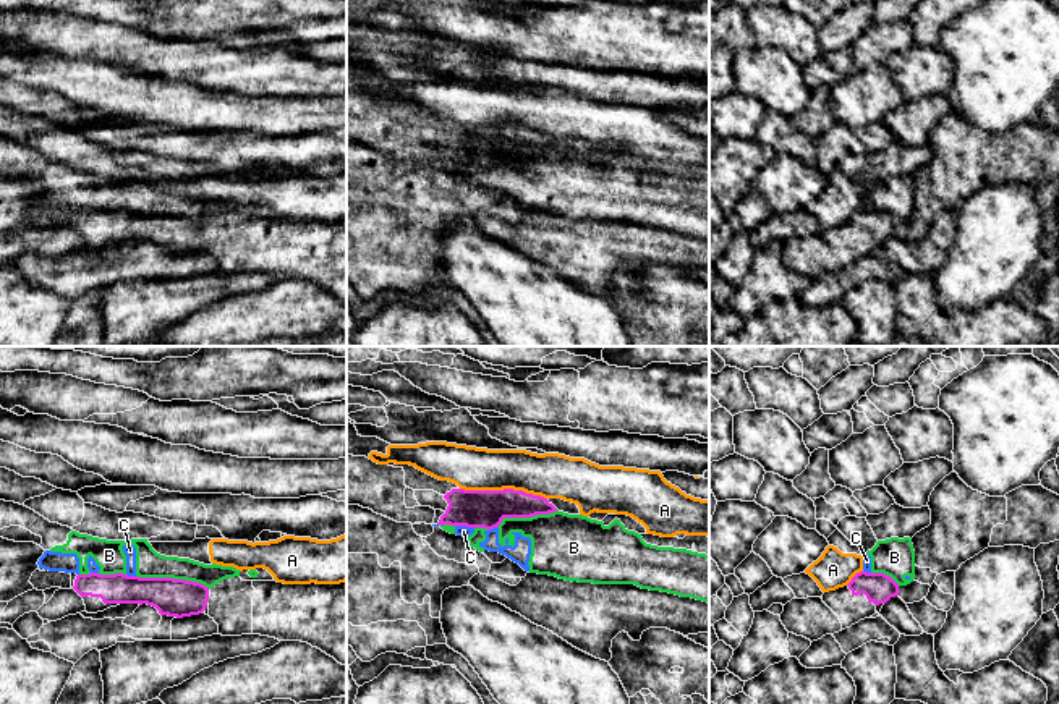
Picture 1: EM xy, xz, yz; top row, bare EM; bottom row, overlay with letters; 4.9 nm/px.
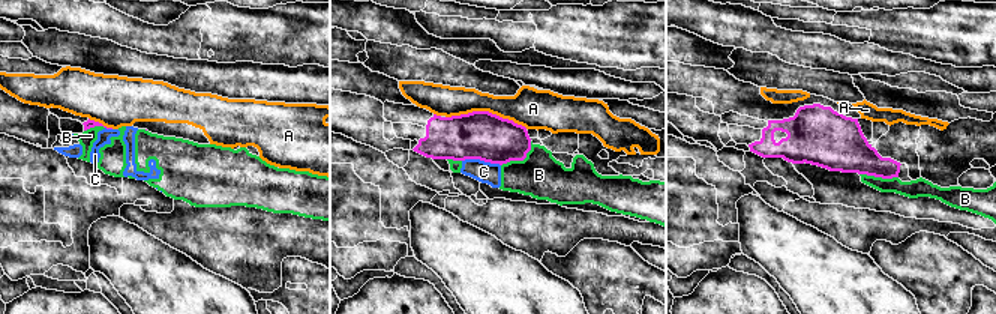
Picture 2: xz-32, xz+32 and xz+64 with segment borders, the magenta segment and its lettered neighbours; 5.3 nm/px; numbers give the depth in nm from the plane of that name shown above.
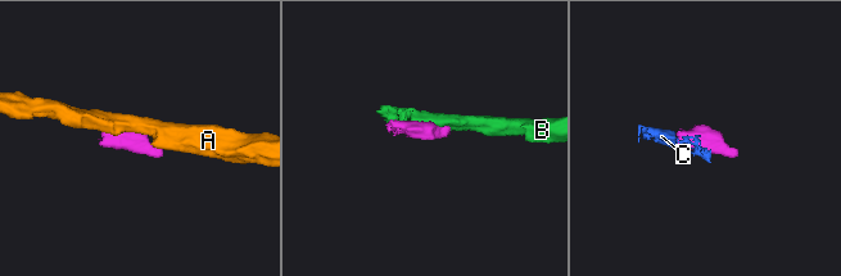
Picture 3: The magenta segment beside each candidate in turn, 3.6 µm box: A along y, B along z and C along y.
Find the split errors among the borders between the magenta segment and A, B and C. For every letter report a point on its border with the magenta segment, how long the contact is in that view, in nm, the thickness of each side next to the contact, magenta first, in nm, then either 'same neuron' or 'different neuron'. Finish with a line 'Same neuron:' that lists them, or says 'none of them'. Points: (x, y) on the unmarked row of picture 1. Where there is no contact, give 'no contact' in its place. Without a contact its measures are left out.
A: meets magenta in xz at (504, 127); contact 440 nm long; 190 nm thick on the magenta side, 220 nm on the other; different neuron
B: meets magenta in xy at (172, 216); contact 380 nm long; 190 nm thick on the magenta side, 140 nm on the other; different neuron
C: meets magenta in xz at (465, 162); contact 100 nm long; 190 nm thick on the magenta side, 50 nm on the other; different neuron
Same neuron: none of them

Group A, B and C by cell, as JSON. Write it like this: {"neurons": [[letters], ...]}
{"neurons": [["A"], ["B", "C"]]}

